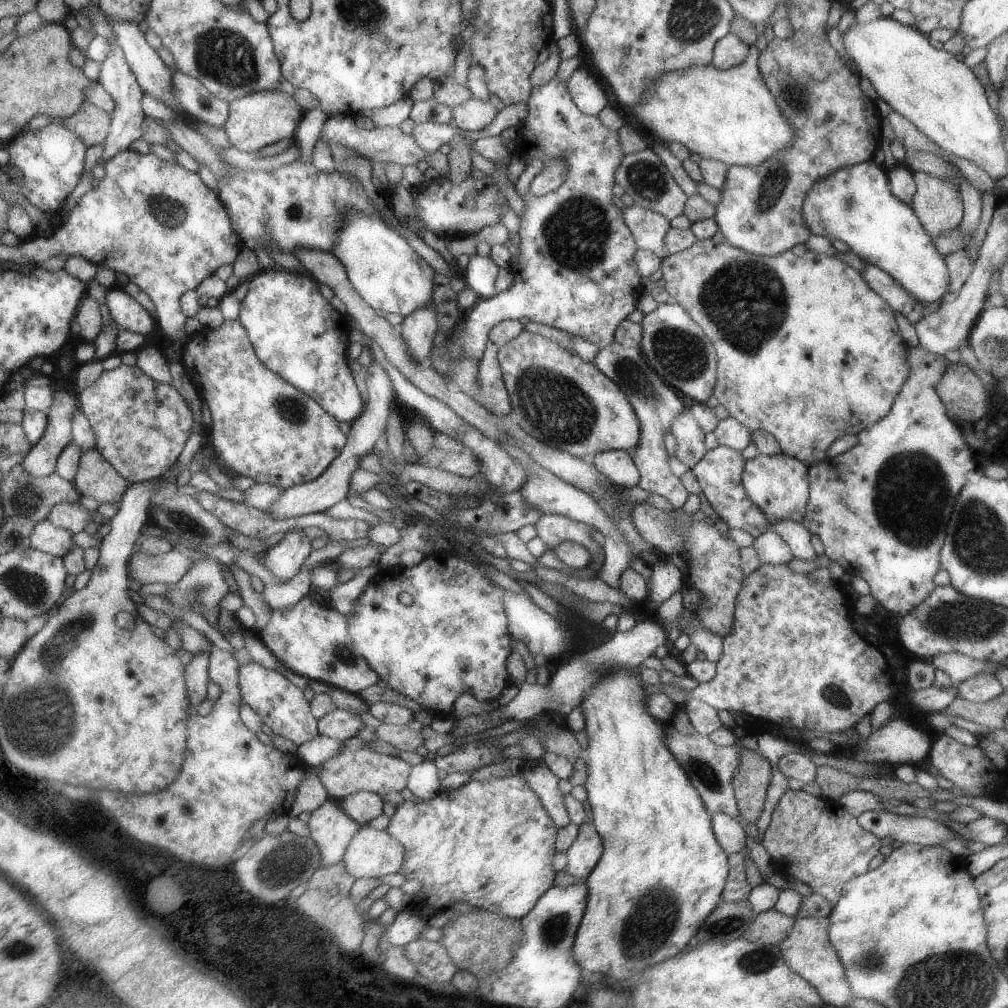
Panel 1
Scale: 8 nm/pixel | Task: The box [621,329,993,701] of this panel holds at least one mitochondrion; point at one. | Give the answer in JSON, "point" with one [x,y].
{"point":[912,491]}

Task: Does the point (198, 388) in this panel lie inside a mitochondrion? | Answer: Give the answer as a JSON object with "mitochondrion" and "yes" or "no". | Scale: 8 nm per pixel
{"mitochondrion":"no"}

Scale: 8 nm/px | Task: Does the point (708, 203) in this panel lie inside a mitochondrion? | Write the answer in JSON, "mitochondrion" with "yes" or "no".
{"mitochondrion":"no"}

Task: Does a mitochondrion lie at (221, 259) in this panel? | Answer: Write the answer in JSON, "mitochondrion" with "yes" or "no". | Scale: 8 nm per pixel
{"mitochondrion":"no"}

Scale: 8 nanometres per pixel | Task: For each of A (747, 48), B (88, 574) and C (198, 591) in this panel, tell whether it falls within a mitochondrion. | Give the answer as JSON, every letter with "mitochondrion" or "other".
{"A":"other","B":"other","C":"mitochondrion"}

